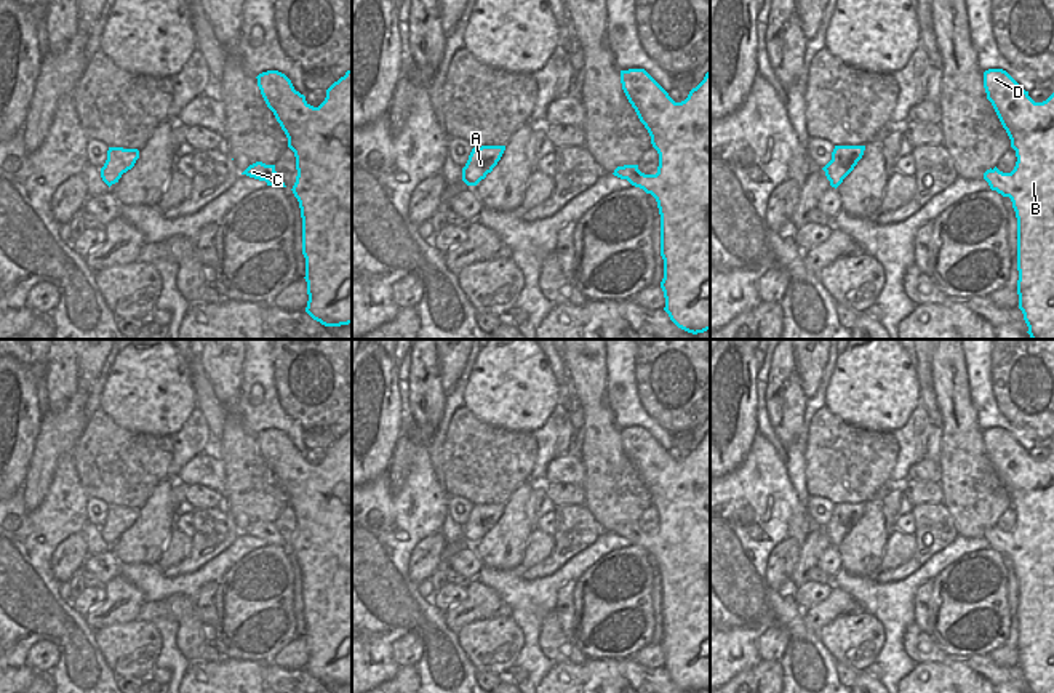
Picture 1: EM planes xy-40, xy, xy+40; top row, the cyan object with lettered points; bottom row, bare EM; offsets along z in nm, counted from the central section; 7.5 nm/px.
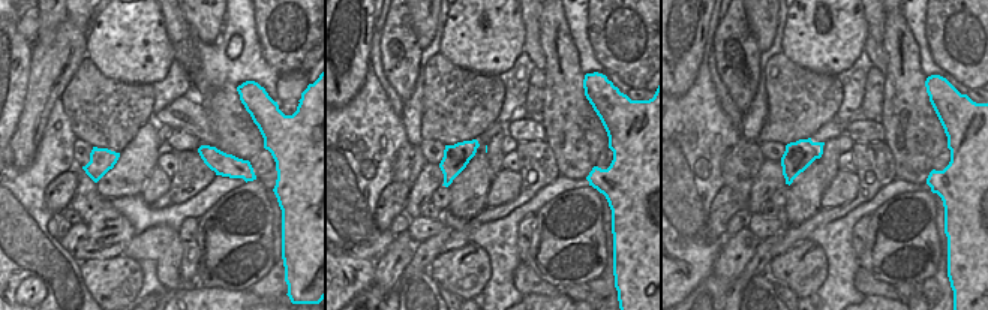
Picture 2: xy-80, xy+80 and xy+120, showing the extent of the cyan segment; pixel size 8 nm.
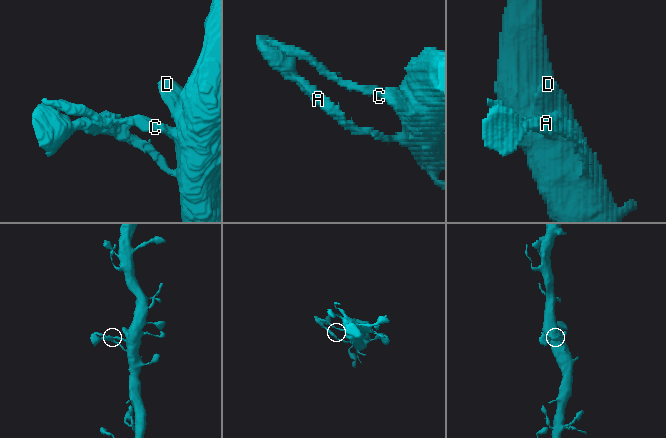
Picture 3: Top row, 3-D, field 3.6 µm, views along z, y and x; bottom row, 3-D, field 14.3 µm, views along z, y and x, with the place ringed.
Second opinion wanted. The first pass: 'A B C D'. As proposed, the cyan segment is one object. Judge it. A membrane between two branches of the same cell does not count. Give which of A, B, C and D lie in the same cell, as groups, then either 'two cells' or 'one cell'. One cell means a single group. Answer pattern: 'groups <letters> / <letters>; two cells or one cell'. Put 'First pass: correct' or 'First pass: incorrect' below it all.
groups A B D / C; two cells
First pass: incorrect

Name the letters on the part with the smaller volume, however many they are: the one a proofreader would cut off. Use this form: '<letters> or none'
C

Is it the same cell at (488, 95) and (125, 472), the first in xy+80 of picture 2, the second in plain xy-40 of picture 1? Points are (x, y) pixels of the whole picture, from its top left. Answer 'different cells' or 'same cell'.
same cell

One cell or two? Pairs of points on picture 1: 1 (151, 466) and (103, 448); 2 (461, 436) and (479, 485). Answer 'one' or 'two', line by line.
1: one
2: one

